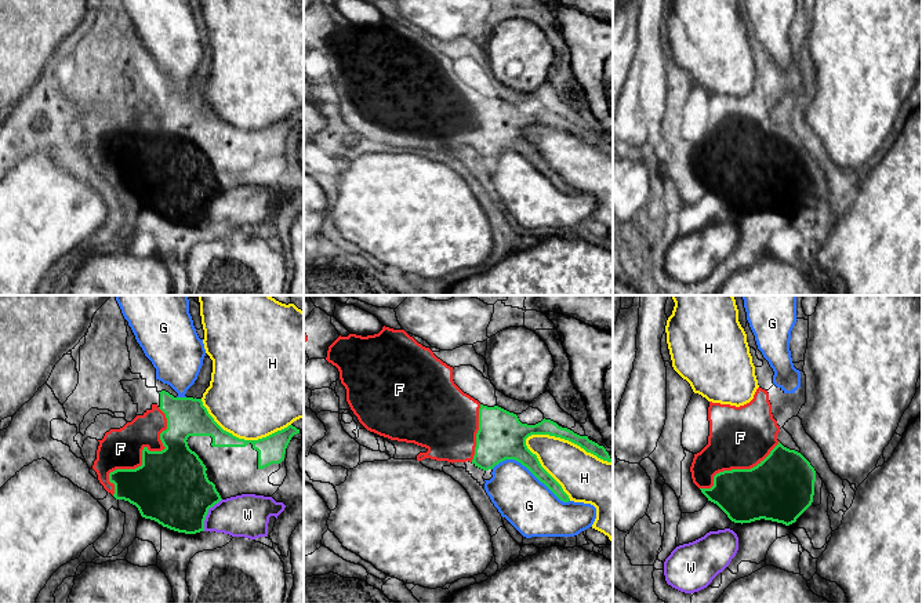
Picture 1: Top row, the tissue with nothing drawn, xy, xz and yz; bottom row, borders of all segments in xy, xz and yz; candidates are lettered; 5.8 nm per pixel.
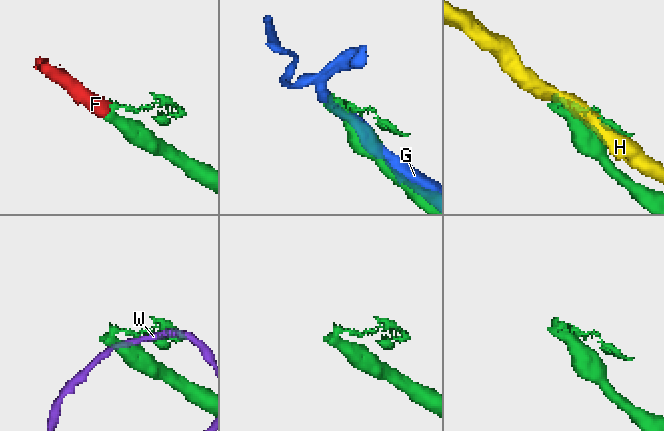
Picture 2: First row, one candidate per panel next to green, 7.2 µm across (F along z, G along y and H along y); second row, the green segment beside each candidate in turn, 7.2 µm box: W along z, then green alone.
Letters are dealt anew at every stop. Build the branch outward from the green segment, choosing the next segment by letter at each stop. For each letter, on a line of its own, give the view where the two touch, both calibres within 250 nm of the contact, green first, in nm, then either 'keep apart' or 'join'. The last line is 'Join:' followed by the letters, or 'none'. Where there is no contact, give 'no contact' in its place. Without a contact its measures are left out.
F: contact in xy; calibres 420 and 240 nm; join
G: contact in xz; calibres 260 and 300 nm; keep apart
H: contact in xz; calibres 90 and 280 nm; keep apart
W: contact in xy; calibres 420 and 260 nm; keep apart
Join: F

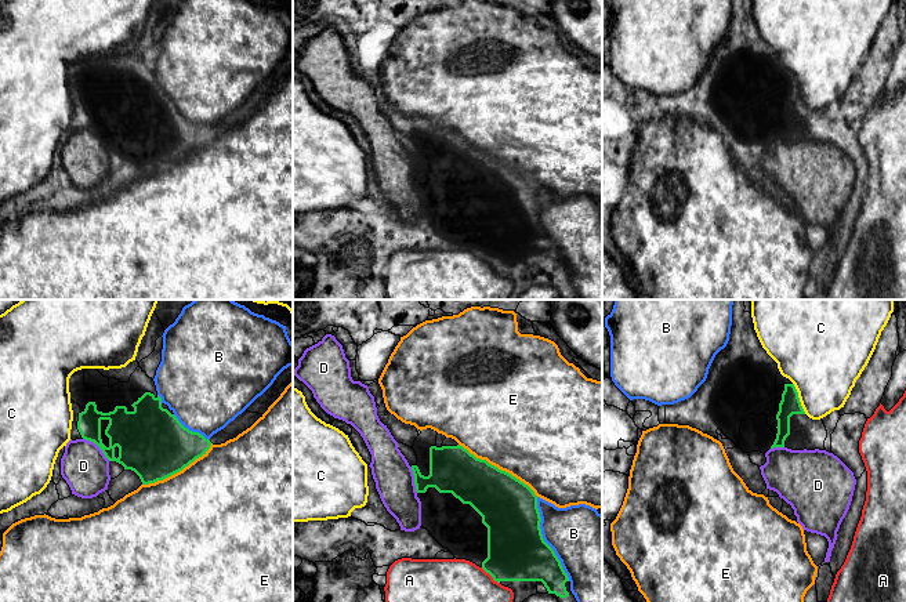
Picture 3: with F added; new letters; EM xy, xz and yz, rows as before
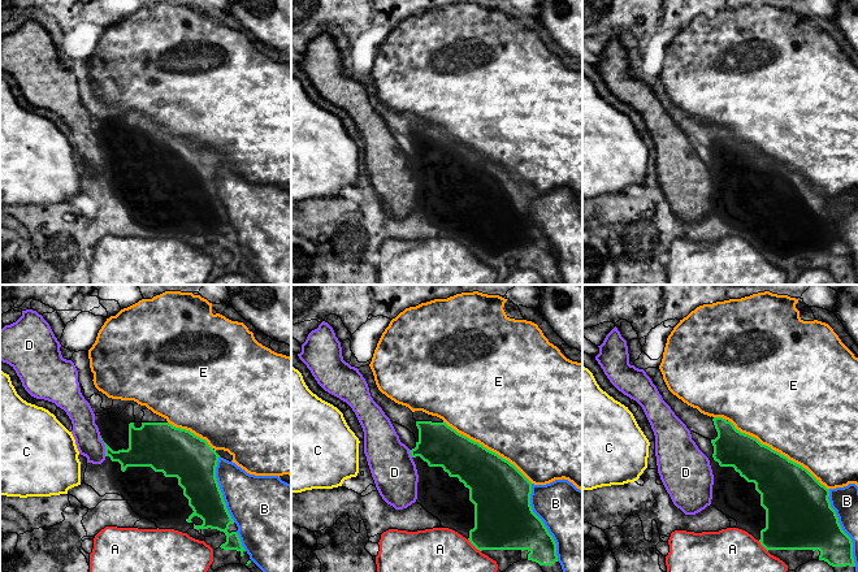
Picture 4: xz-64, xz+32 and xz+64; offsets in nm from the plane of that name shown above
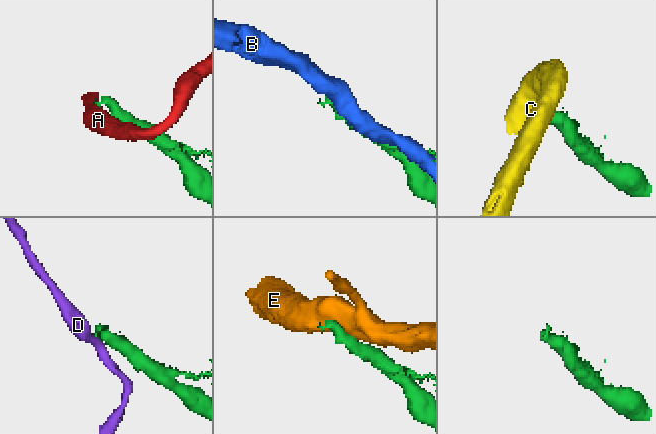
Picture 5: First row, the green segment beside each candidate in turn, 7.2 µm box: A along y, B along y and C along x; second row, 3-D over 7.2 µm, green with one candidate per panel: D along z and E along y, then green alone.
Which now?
A: contact in xz; calibres 340 and 480 nm; keep apart
B: contact in xz; calibres 340 and 360 nm; keep apart
C: contact in yz; calibres 120 and 420 nm; keep apart
D: contact in xy; calibres 280 and 280 nm; join
E: contact in xz; calibres 340 and 480 nm; keep apart
Join: D

